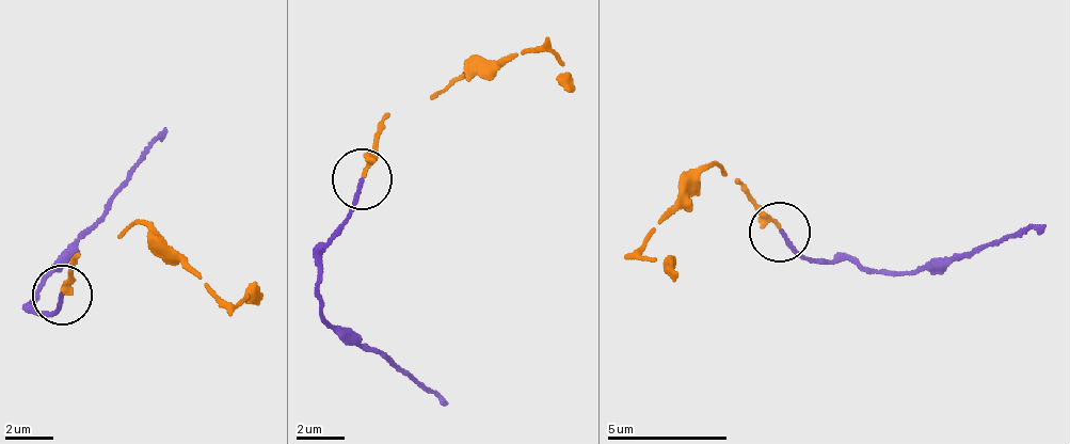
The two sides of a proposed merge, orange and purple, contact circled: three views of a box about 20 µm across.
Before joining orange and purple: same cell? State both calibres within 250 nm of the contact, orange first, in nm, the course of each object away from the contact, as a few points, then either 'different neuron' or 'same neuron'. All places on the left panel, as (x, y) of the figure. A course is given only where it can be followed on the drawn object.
170 nm thick on the orange side, 160 nm on the other; orange runs (61, 294), (69, 258), (139, 225), (218, 298), (236, 304), (250, 291), (257, 305); purple runs (61, 294), (62, 307), (30, 307), (36, 289), (163, 127); different neuron

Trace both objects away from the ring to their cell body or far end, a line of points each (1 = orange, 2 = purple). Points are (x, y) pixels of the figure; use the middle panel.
1: (361, 177), (378, 127), (454, 79), (534, 48), (552, 52), (564, 66), (569, 93)
2: (361, 177), (358, 204), (320, 256), (319, 321), (444, 407)

